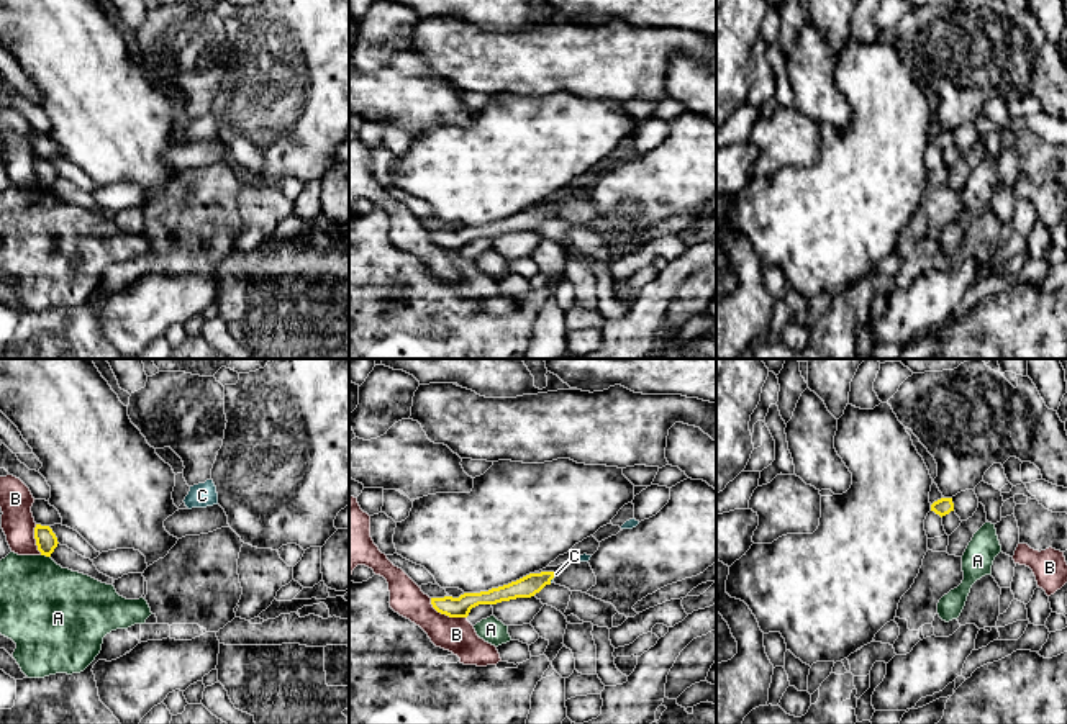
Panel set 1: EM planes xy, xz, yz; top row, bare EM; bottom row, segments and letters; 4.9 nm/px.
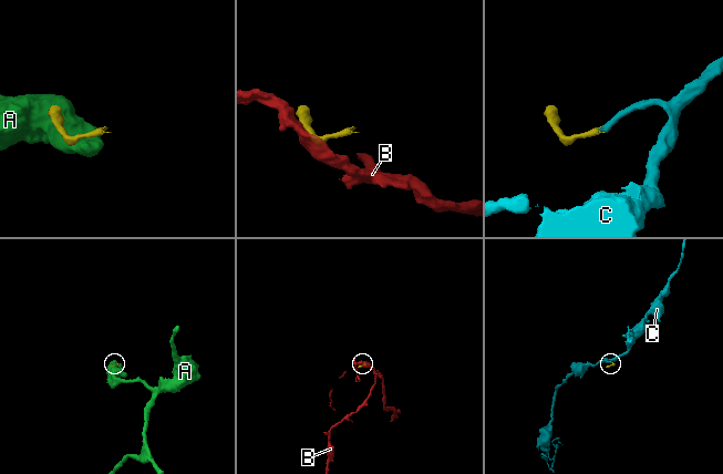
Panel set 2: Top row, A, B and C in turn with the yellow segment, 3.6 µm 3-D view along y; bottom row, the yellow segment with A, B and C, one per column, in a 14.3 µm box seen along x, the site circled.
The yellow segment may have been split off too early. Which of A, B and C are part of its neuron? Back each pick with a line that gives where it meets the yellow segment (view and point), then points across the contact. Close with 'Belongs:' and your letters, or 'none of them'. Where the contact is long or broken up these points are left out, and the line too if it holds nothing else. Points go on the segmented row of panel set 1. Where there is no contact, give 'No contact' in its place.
C: Touches yellow at xz (553, 577). Path across: xz (526, 587), (553, 577), (556, 574)
Belongs: C

